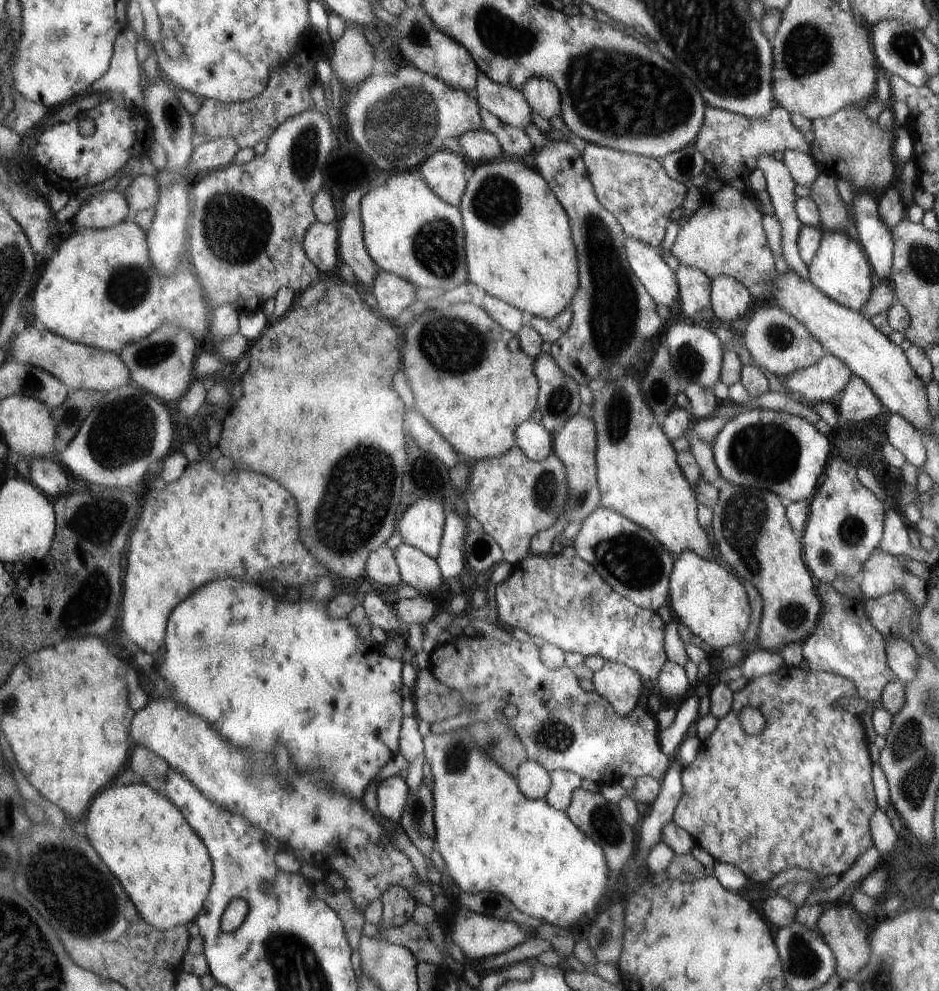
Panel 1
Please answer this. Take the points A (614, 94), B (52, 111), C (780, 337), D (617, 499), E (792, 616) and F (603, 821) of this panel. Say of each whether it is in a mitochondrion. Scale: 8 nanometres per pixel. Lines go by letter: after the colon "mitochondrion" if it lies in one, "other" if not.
A: mitochondrion
B: other
C: mitochondrion
D: other
E: mitochondrion
F: mitochondrion

